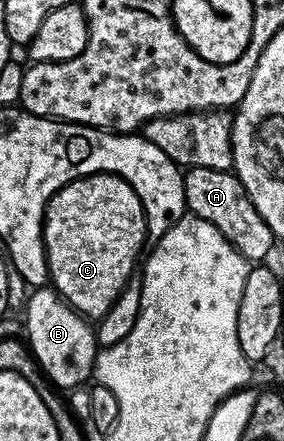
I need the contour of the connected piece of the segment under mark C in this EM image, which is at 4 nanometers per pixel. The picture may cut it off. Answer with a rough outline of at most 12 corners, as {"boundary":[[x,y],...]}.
{"boundary":[[125,179],[70,181],[44,208],[51,286],[103,319],[147,237]]}

